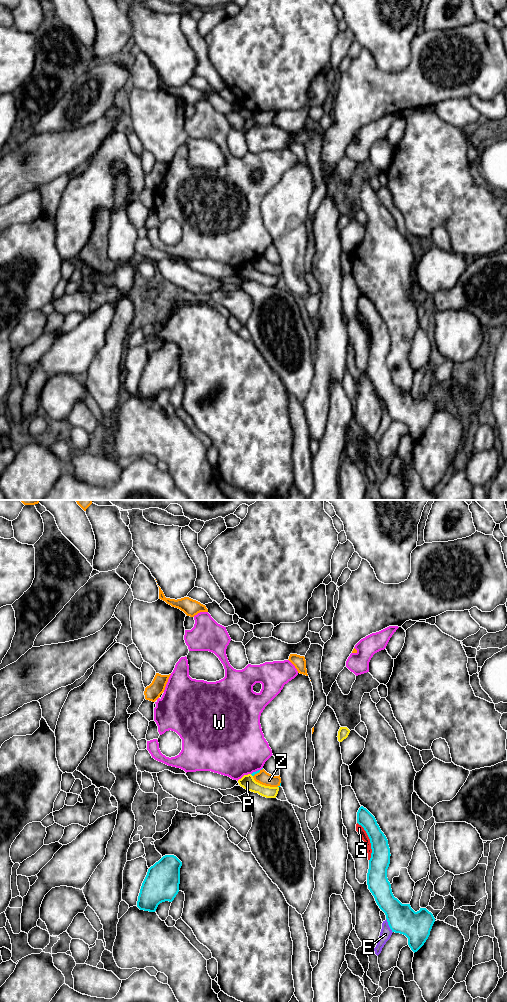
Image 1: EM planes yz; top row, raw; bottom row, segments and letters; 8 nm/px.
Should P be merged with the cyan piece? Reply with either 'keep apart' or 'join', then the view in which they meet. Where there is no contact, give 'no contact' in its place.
keep apart; no contact

